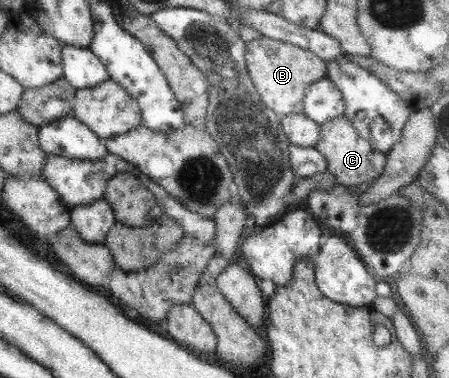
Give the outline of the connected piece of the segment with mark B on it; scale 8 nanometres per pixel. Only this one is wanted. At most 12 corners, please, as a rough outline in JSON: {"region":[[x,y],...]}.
{"region":[[263,36],[244,57],[261,101],[279,118],[303,113],[327,78],[314,52]]}

